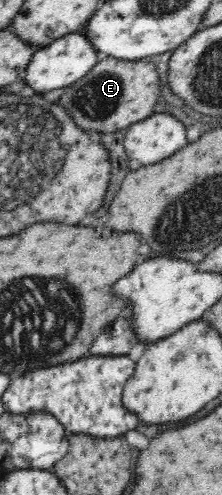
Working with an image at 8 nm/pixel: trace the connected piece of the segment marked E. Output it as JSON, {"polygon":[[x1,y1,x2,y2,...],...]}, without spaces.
{"polygon":[[109,56,103,60,100,58,99,62,83,77,83,80,77,80,69,88,50,90,44,93,44,97,48,101,56,101,61,98,63,108,71,114,71,118,83,130,97,130,97,132,107,134,107,132,127,128,127,126,151,116,155,104,161,100,159,83,159,71,156,64,153,64,153,61,148,58,125,61]]}

